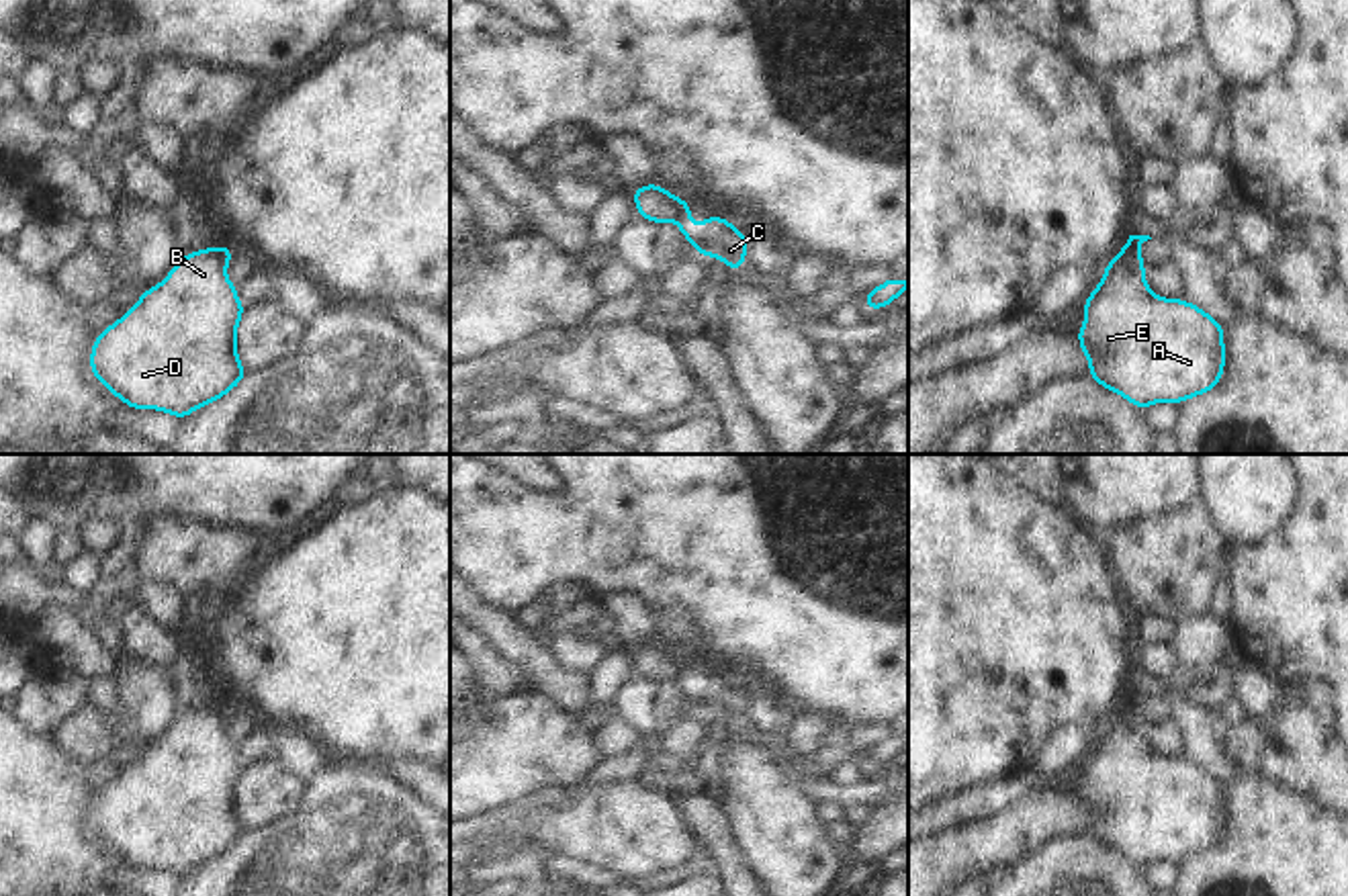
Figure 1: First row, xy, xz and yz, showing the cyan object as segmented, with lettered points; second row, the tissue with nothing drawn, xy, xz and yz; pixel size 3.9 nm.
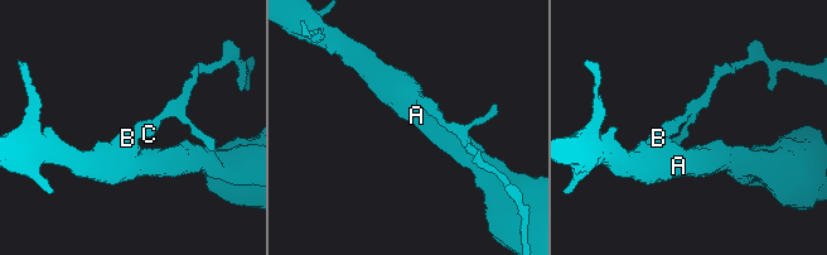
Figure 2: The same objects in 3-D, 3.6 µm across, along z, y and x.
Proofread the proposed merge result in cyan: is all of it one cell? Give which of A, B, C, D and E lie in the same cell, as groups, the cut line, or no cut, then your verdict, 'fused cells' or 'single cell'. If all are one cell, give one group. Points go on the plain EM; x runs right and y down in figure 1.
A B D E / C; cut in yz along (1117, 712), (1144, 729); fused cells

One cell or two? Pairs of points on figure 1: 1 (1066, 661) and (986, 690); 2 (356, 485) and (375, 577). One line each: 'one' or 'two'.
1: one
2: two

